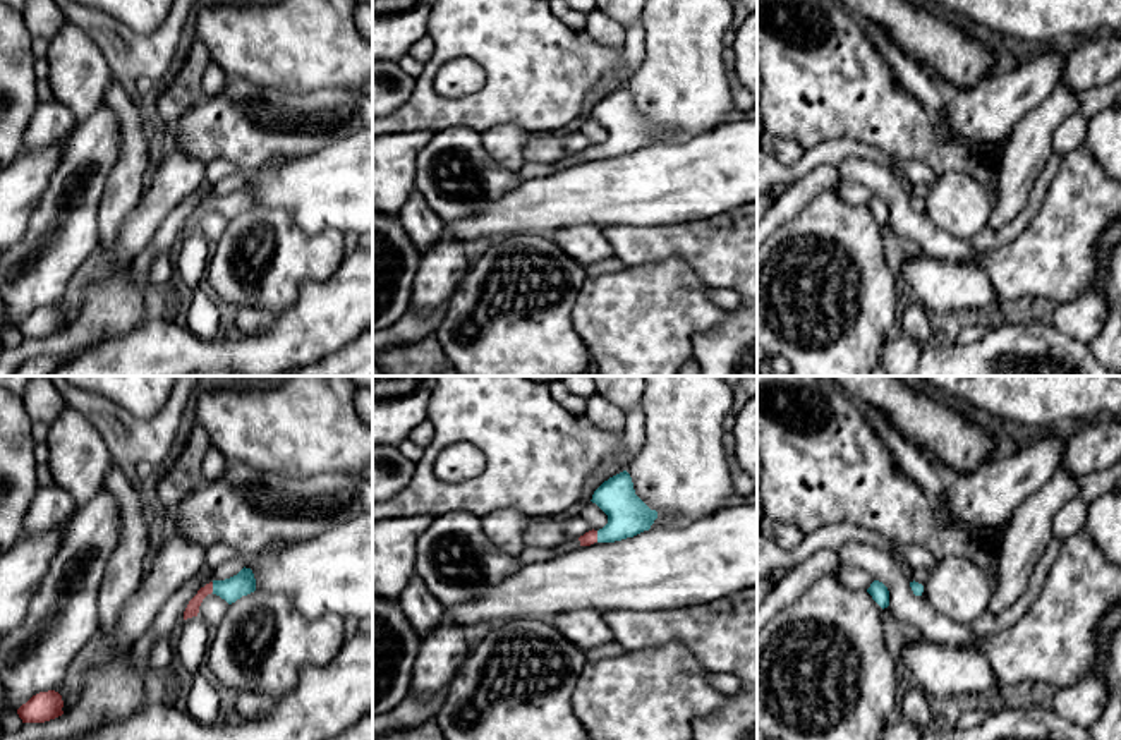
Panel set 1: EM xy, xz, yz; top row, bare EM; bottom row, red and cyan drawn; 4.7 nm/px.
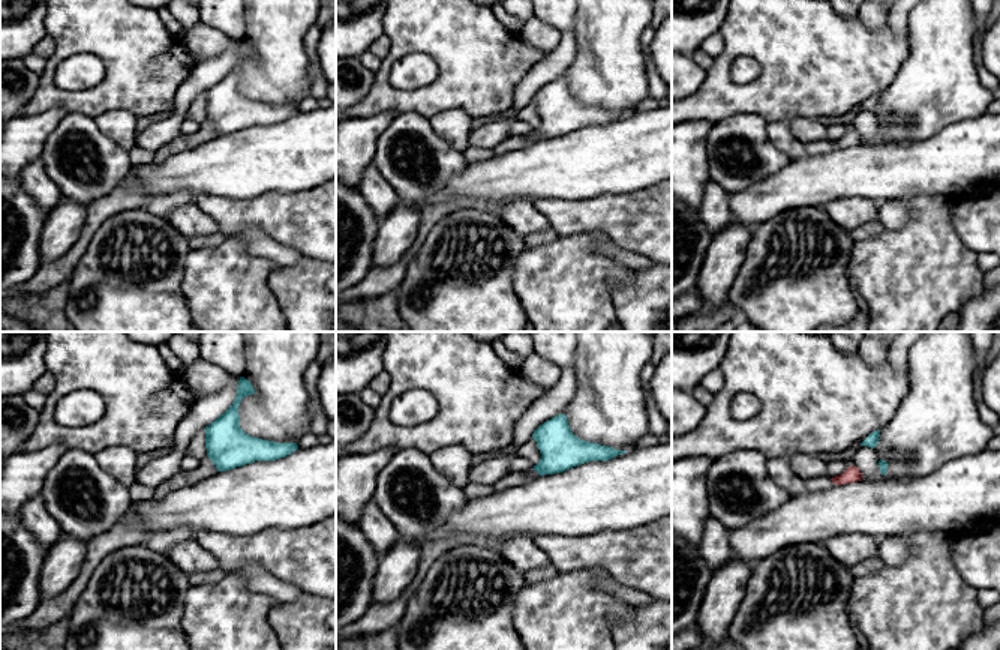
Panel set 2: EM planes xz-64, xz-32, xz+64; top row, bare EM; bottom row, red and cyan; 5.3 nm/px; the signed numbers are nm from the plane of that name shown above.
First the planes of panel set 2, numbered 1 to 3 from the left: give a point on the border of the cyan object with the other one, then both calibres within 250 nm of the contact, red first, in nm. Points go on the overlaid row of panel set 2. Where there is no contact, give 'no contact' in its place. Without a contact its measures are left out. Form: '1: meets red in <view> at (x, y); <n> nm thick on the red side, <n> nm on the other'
1: no contact
2: no contact
3: no contact

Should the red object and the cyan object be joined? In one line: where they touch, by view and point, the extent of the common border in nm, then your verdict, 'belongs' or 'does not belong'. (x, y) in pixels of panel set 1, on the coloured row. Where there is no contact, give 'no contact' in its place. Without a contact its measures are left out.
xz (596, 536) | 60 nm | belongs

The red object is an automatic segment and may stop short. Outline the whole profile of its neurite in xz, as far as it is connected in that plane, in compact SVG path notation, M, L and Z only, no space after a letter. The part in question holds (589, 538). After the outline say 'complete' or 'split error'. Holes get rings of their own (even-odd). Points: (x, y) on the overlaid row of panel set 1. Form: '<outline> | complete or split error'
M627 470L604 481L594 491L591 501L608 515L608 524L599 531L592 529L580 536L580 546L633 537L644 531L649 531L657 519L657 512L651 510L635 494L632 477Z | split error

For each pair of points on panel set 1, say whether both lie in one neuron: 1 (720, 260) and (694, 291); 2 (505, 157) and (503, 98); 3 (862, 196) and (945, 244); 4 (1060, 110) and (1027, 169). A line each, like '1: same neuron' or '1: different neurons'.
1: different neurons
2: different neurons
3: different neurons
4: same neuron

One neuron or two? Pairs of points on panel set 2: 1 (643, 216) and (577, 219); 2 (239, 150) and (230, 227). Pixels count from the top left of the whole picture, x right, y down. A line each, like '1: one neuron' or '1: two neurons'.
1: one neuron
2: two neurons

